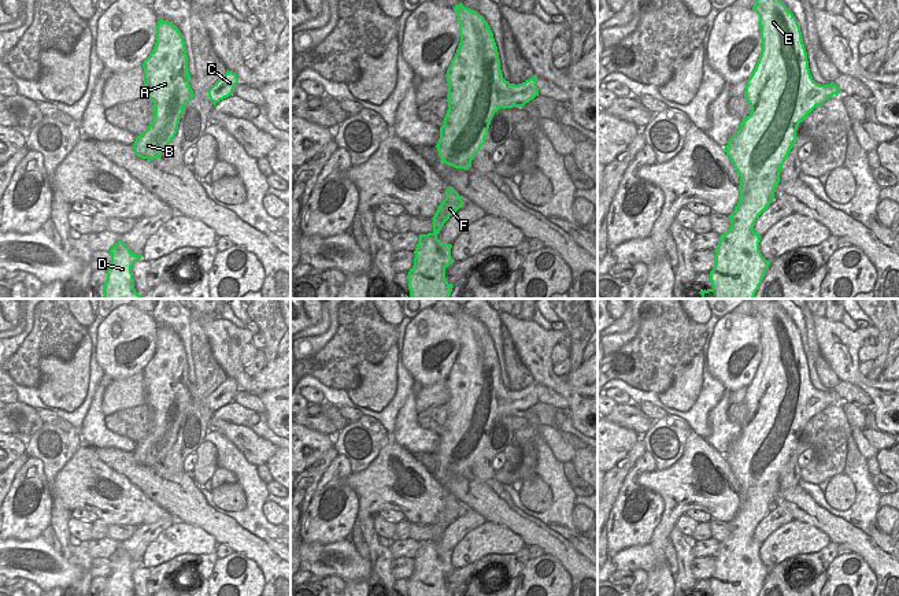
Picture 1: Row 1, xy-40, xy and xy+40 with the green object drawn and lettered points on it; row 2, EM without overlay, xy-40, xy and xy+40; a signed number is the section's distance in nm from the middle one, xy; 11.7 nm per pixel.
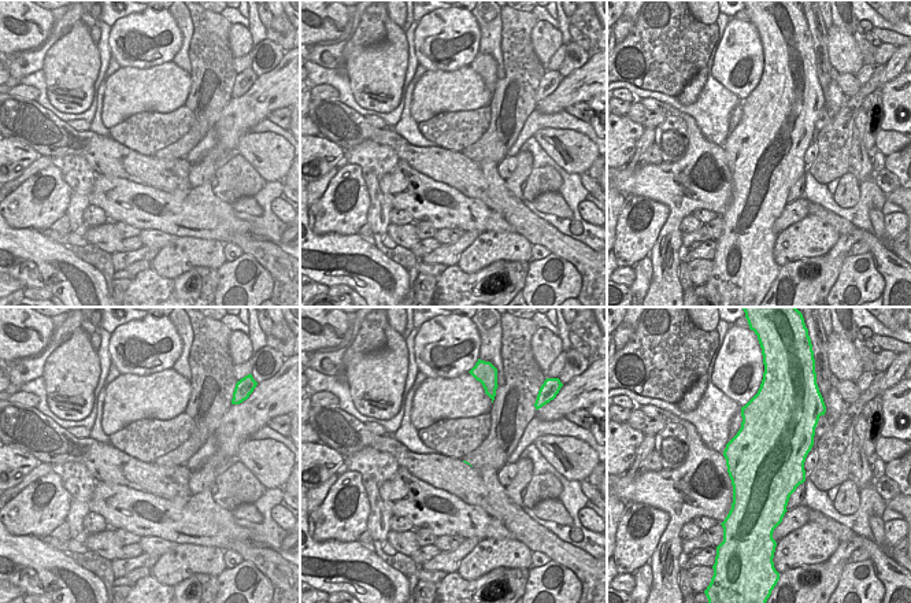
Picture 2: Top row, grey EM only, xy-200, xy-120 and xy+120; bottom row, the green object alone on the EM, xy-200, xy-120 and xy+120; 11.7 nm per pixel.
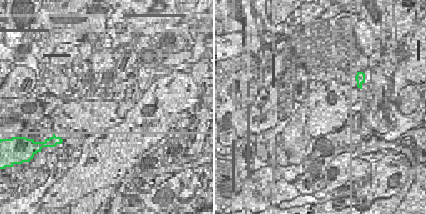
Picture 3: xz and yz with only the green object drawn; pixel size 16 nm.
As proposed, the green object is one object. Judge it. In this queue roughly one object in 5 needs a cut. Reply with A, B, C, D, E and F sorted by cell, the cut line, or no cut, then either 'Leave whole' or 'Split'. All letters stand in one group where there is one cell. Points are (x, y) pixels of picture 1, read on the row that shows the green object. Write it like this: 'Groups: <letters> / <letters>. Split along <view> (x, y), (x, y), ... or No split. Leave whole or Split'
Groups: A B C D E F. No split. Leave whole.

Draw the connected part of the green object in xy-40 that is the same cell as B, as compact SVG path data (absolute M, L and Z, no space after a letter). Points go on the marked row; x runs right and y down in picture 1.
M159 19L156 25L156 42L149 56L143 63L145 93L153 103L153 119L148 129L136 137L134 153L141 159L162 158L162 151L177 134L185 105L192 101L193 90L189 85L188 55L184 37L178 27L169 21Z

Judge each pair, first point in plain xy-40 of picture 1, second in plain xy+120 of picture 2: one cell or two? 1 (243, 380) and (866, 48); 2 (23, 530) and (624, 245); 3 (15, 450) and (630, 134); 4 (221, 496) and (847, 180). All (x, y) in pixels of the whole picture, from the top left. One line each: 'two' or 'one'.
1: two
2: one
3: one
4: one

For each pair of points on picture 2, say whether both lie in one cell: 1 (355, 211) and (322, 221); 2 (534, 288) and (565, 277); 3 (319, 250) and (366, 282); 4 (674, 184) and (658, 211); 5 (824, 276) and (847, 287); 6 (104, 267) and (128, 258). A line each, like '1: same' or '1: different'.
1: same
2: same
3: same
4: different
5: different
6: different

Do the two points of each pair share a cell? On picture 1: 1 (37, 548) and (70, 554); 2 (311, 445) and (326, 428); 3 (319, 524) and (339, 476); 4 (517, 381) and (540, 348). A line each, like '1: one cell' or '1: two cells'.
1: two cells
2: two cells
3: one cell
4: two cells

